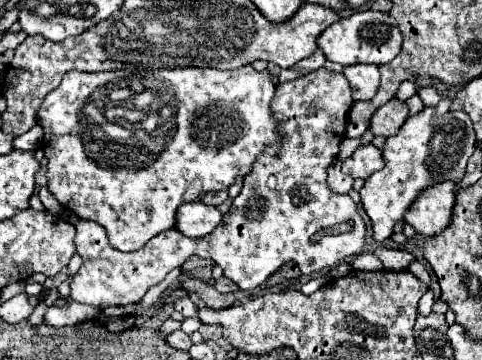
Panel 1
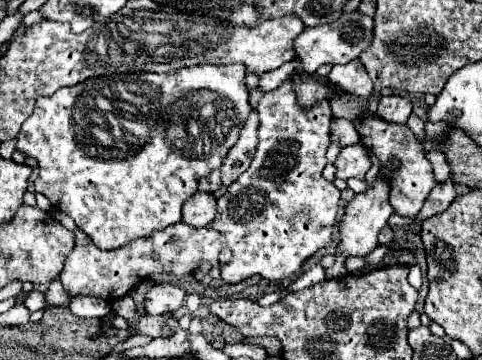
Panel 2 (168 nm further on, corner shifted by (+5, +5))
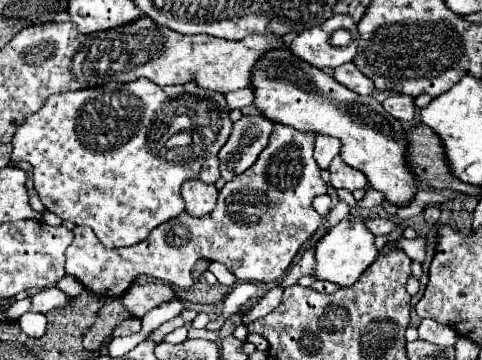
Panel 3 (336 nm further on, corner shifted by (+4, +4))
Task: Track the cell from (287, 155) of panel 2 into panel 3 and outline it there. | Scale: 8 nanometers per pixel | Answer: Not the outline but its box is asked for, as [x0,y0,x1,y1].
[66,123,326,297]

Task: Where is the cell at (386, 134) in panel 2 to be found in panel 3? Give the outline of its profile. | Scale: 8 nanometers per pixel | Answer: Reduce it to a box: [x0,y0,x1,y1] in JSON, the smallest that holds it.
[250,47,416,205]

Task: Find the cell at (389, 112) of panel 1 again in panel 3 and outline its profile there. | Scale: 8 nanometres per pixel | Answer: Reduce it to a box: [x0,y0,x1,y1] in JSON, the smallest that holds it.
[382,93,416,121]

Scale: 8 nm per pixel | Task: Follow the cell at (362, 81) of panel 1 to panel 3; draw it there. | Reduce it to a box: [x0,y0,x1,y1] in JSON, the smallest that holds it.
[334,63,374,95]

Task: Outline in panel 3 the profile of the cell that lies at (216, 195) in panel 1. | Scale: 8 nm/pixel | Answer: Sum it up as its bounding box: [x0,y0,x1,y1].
[198,157,220,183]

